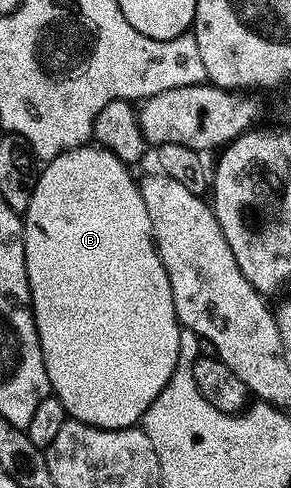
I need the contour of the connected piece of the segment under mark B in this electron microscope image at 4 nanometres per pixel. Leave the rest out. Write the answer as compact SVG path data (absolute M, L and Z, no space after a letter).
M84 147L82 149L70 149L68 153L62 153L56 161L50 162L40 172L39 182L35 188L33 195L33 203L29 207L29 211L25 215L25 251L27 252L27 270L29 271L29 283L31 284L31 304L35 306L35 322L39 328L39 338L41 339L41 347L45 355L45 363L47 364L47 374L51 380L51 388L54 396L58 397L64 404L68 418L73 421L80 421L86 425L91 425L95 429L134 429L142 422L144 415L149 411L149 407L153 407L153 403L161 395L161 391L165 391L165 387L173 379L173 371L177 371L179 366L179 352L181 351L181 335L183 329L177 311L175 310L175 296L173 295L173 287L169 275L165 271L165 263L161 259L161 255L155 246L155 238L151 235L151 220L149 219L149 210L145 207L145 199L143 198L143 190L140 182L135 181L132 170L121 159L117 159L117 155L113 155L107 149L98 147Z

